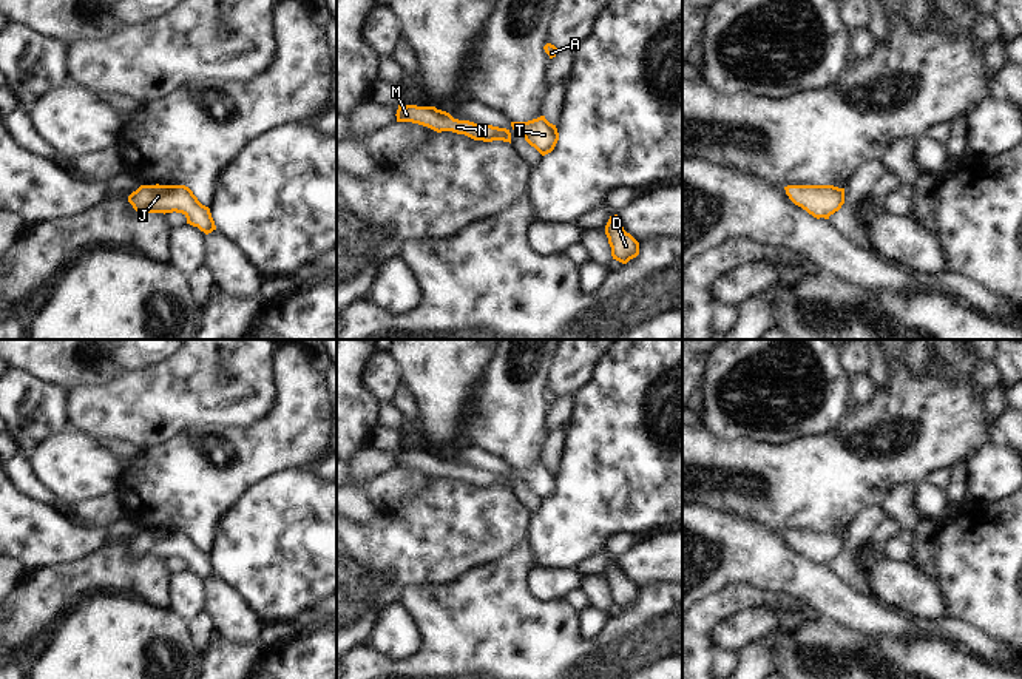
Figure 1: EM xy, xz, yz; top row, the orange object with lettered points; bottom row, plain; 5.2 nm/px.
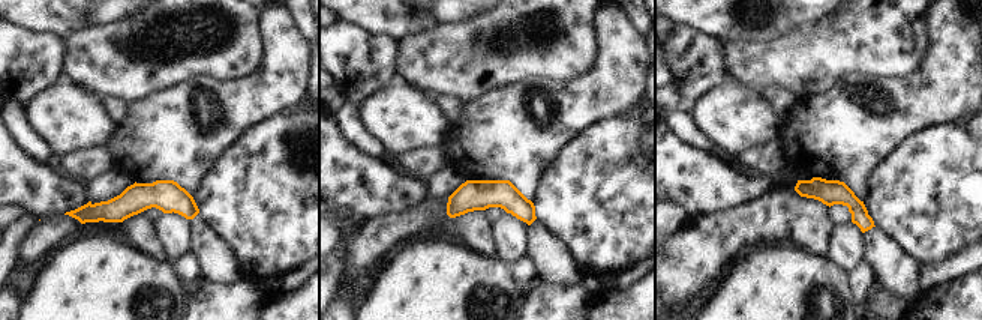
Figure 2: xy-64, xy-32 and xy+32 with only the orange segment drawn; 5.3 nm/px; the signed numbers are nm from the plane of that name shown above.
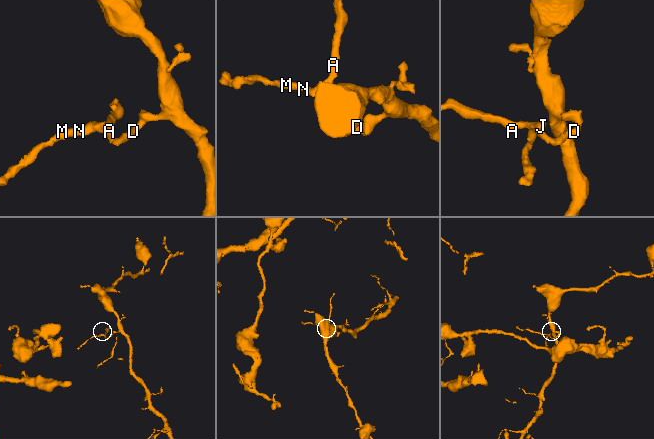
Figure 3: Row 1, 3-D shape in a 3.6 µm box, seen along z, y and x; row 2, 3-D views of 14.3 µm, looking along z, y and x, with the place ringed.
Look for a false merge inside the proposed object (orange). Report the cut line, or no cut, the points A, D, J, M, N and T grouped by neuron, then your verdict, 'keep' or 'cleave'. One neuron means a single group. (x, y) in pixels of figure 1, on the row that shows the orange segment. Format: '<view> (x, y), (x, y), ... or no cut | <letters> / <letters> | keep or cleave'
no cut | A D J M N T | keep

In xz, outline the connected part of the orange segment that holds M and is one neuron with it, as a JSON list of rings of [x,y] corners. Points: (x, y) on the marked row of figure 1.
[[[398,105],[395,116],[397,122],[418,123],[437,133],[452,131],[457,134],[465,134],[474,140],[503,140],[511,144],[511,133],[506,128],[459,120],[449,113],[437,110],[435,106]]]

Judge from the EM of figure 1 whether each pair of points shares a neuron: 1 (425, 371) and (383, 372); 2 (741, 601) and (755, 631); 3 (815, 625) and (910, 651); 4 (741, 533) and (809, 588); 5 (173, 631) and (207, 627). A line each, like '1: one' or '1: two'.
1: two
2: two
3: one
4: one
5: two

